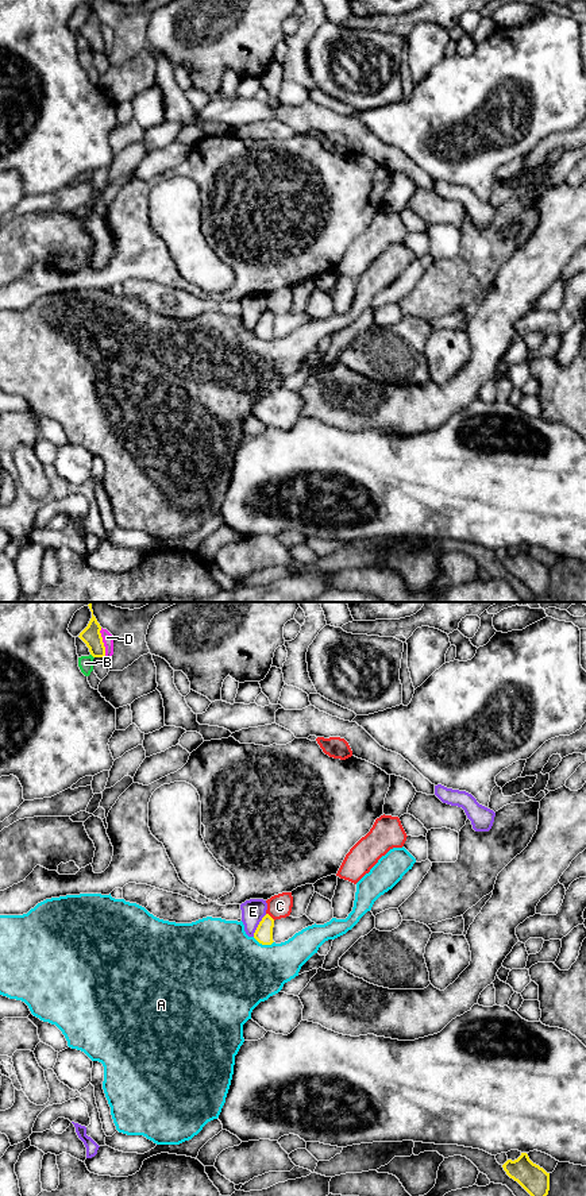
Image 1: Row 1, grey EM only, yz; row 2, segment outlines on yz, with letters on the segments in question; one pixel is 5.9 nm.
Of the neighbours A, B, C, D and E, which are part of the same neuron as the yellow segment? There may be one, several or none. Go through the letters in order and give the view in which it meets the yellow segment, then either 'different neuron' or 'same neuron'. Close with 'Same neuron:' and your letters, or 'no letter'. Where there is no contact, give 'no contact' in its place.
A: meets yellow in yz; different neuron
B: meets yellow in yz; different neuron
C: meets yellow in yz; different neuron
D: meets yellow in yz; different neuron
E: meets yellow in yz; different neuron
Same neuron: no letter

